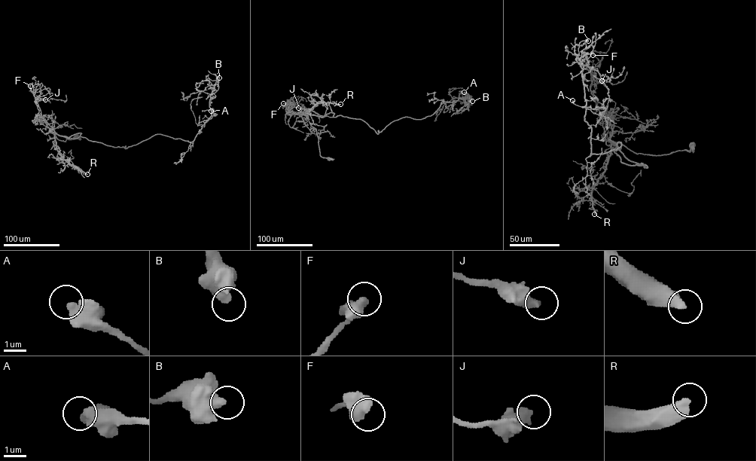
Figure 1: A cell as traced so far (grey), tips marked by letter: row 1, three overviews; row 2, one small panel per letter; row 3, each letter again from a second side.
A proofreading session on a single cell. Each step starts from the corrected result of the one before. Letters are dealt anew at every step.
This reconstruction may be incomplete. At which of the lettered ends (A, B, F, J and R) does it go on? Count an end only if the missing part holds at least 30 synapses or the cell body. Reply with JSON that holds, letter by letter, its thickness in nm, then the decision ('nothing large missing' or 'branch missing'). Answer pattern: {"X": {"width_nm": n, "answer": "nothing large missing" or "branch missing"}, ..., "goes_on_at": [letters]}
{"A": {"width_nm": 550, "answer": "nothing large missing"}, "B": {"width_nm": 500, "answer": "nothing large missing"}, "F": {"width_nm": 600, "answer": "nothing large missing"}, "J": {"width_nm": 420, "answer": "nothing large missing"}, "R": {"width_nm": 440, "answer": "branch missing"}, "goes_on_at": ["R"]}

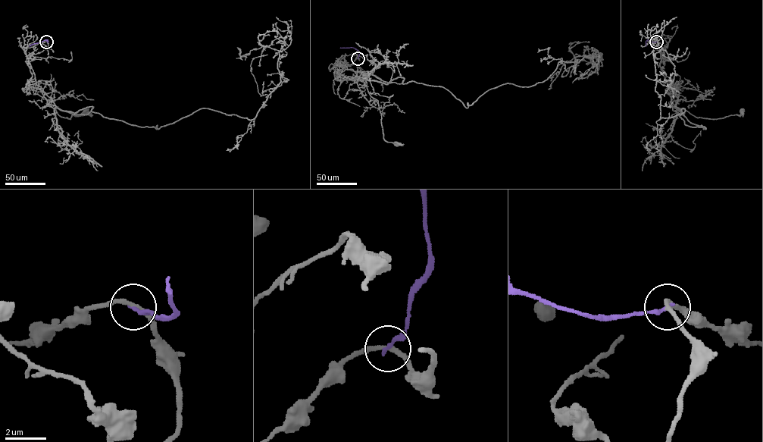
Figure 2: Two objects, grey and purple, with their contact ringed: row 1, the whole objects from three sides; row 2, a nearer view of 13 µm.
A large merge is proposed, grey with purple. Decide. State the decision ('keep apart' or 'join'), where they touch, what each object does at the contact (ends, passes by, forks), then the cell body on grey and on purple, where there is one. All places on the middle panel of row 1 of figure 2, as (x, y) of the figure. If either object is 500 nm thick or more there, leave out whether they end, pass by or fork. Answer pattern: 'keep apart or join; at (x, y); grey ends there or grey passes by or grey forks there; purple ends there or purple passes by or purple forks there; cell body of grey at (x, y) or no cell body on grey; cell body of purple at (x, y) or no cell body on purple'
keep apart; at (358, 58); grey passes by; purple ends there; cell body of grey at (396, 143); no cell body on purple

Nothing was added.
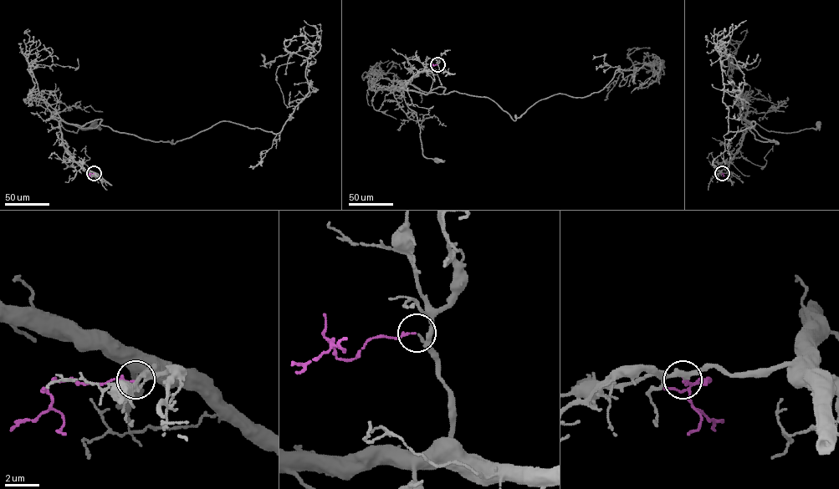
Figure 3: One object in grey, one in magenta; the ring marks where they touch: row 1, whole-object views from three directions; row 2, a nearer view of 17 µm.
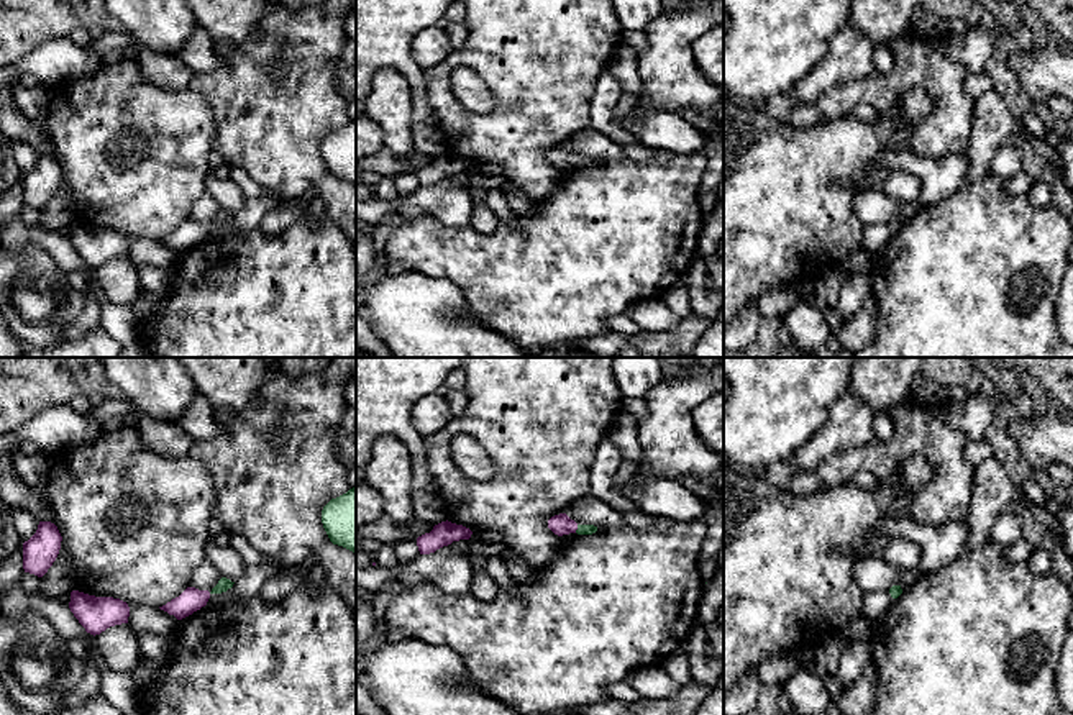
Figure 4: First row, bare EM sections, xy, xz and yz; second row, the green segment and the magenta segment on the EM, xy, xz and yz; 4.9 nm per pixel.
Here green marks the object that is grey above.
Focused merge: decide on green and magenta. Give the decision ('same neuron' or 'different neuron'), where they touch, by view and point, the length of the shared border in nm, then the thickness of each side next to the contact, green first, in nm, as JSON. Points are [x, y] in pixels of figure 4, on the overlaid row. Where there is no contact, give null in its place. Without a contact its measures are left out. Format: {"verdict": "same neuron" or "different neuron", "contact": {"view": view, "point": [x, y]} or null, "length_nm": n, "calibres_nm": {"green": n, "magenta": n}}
{"verdict": "same neuron", "contact": {"view": "xz", "point": [578, 528]}, "length_nm": 40, "calibres_nm": {"green": 50, "magenta": 100}}

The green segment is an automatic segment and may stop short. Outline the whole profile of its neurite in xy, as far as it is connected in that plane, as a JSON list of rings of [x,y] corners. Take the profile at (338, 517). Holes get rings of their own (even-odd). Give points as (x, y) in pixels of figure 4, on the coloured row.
[[[356,487],[323,507],[322,523],[333,544],[356,554]]]

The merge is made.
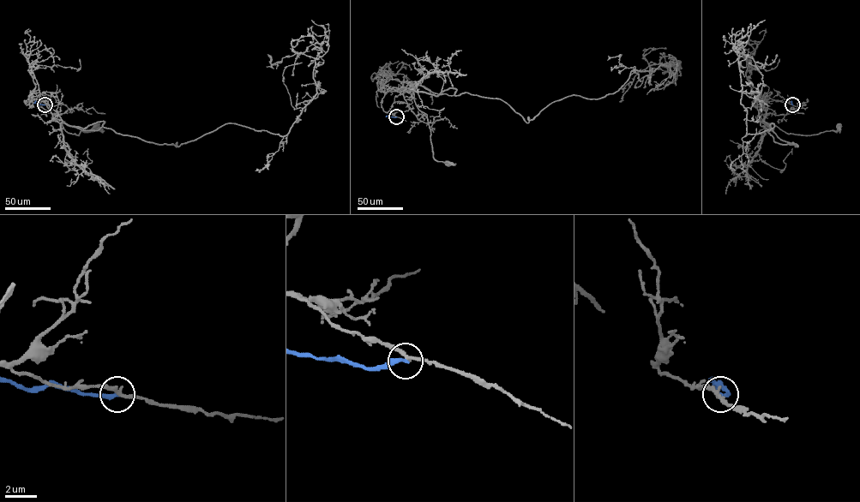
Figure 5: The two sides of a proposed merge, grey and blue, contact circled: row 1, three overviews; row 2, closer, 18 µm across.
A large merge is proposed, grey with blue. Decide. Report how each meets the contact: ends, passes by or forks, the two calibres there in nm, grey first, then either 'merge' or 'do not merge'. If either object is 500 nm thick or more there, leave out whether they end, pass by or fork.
grey passes by; blue ends there; 240 nm thick on the grey side, 280 nm on the other; do not merge

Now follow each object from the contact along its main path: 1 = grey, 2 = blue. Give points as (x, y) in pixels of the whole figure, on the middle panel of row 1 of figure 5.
1: (397, 116), (383, 110), (381, 98), (388, 92), (411, 88), (415, 104), (427, 115), (433, 158), (448, 163)
2: (397, 116), (386, 116)

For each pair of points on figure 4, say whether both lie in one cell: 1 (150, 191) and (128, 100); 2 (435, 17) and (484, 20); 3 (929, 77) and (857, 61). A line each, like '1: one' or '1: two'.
1: one
2: two
3: two

